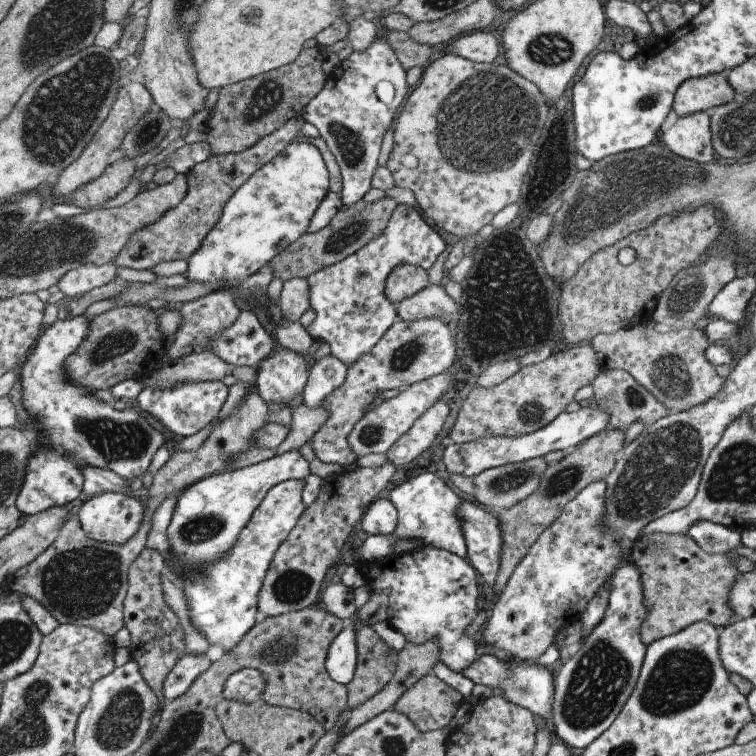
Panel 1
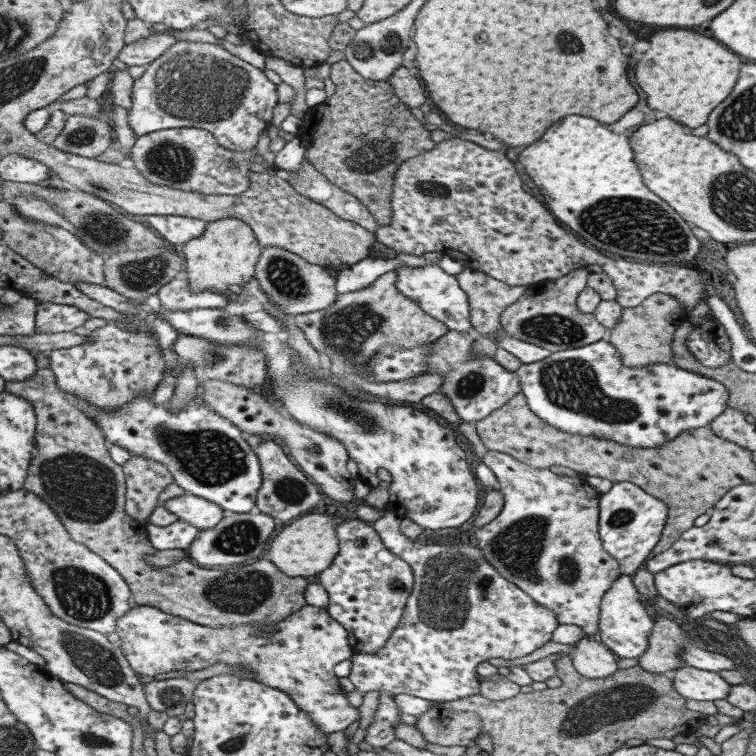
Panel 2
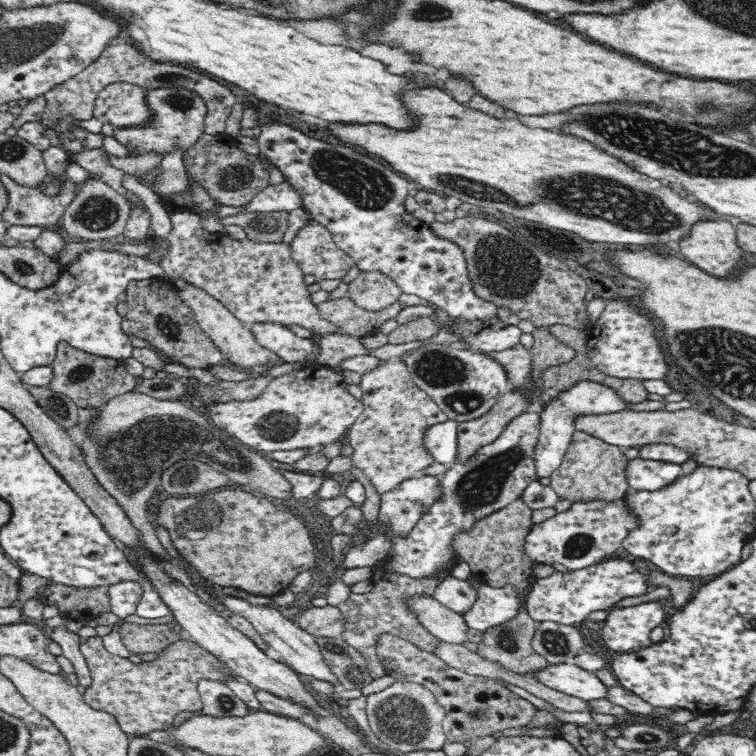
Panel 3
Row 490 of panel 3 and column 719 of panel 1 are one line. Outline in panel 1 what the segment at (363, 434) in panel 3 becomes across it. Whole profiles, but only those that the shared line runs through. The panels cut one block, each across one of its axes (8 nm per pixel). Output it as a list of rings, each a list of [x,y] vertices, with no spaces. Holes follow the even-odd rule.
[[[639,324],[619,328],[611,334],[597,333],[589,341],[601,370],[626,371],[670,412],[686,411],[706,401],[718,393],[723,382],[715,366],[704,358],[706,348],[713,344],[706,339],[703,329],[694,326],[664,332],[661,328]]]

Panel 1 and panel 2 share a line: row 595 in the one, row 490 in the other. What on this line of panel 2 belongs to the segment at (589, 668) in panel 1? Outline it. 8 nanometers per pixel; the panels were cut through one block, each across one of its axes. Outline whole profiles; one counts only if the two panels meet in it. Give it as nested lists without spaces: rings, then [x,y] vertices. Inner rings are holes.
[[[617,482],[607,492],[600,494],[597,510],[598,537],[603,550],[619,563],[621,574],[635,572],[659,542],[659,535],[667,520],[666,504],[643,492],[638,486],[629,482]]]

